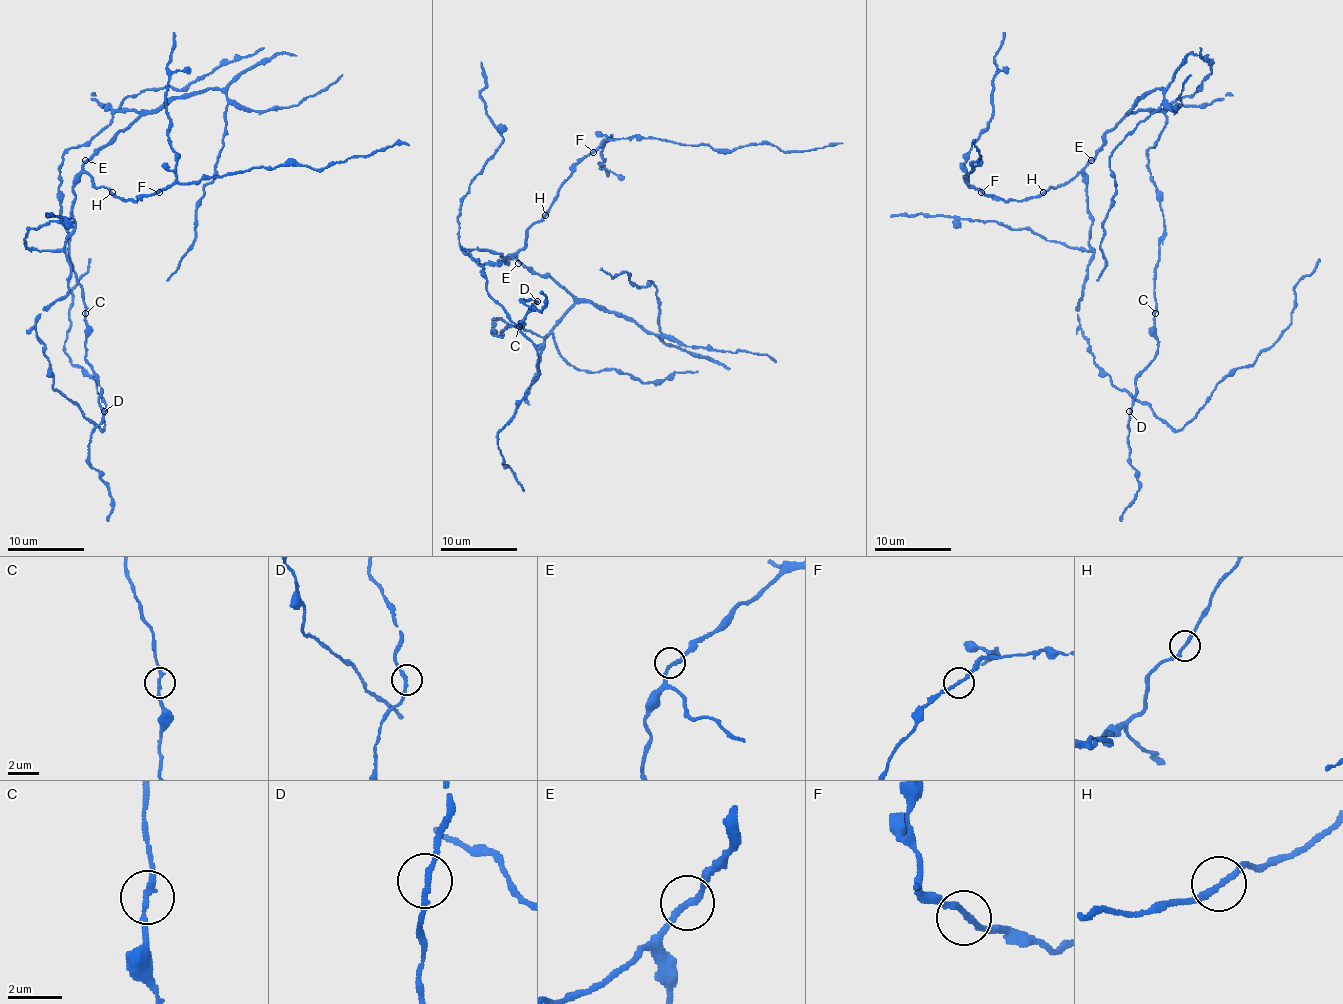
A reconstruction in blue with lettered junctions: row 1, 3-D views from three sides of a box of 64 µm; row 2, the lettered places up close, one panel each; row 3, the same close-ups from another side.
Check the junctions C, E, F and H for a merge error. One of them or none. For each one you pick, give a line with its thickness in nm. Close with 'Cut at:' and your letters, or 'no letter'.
Cut at: no letter

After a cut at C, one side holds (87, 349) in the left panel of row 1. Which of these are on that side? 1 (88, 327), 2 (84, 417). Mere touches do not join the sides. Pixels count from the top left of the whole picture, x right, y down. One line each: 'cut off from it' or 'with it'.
1: with it
2: cut off from it

